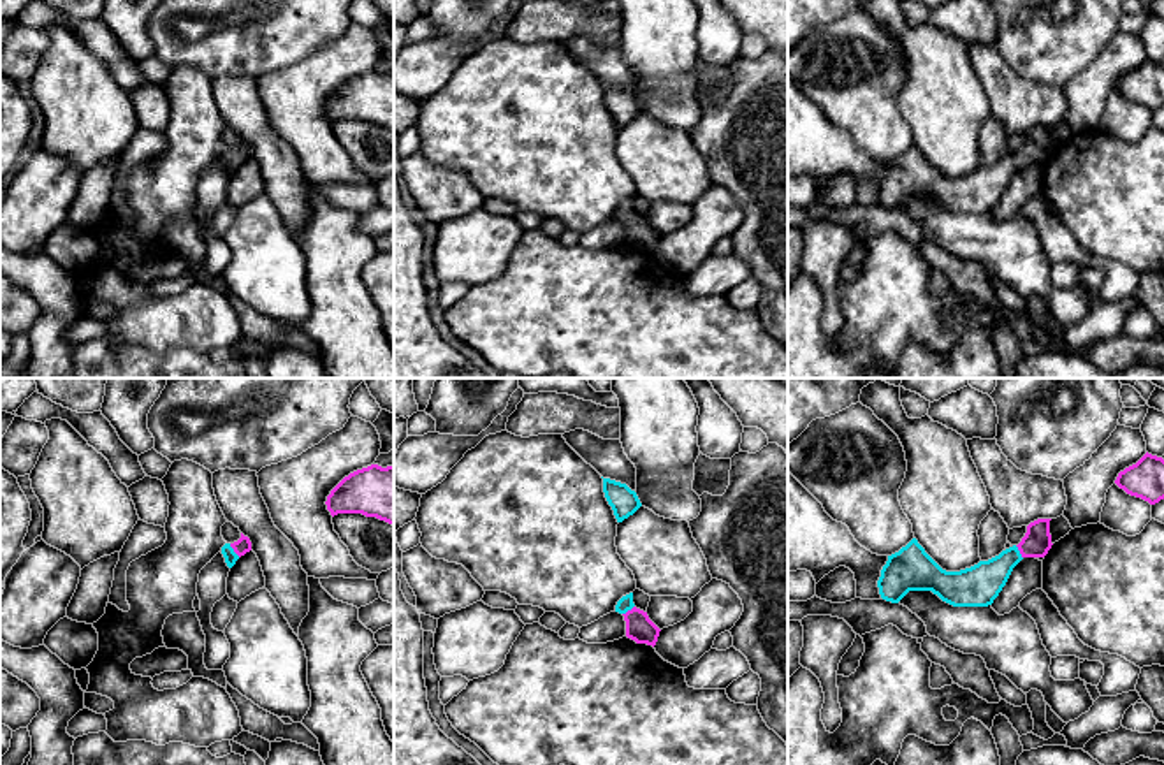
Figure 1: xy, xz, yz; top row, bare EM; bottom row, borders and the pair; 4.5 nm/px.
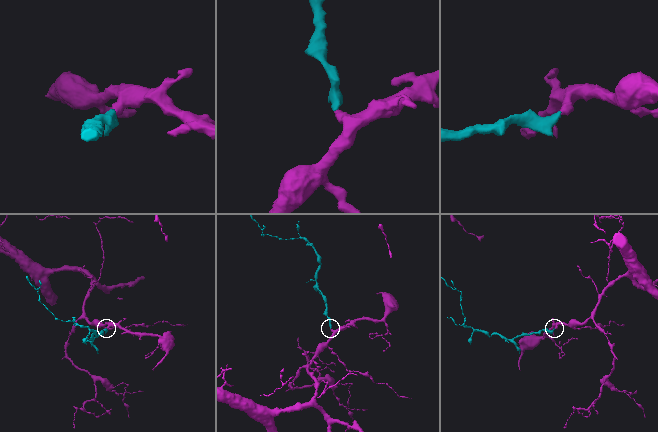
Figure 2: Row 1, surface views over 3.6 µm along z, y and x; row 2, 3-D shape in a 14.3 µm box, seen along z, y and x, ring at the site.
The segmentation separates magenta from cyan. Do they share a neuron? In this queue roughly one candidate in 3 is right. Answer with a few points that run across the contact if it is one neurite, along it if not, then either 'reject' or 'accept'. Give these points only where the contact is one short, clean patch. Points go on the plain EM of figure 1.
xy (243, 152), (234, 157), (227, 157) | accept

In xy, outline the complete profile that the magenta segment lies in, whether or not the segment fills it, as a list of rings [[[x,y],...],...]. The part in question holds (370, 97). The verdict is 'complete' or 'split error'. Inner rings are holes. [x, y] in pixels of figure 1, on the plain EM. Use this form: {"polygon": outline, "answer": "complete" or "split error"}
{"polygon": [[[371,70],[345,83],[327,102],[327,116],[362,120],[394,132],[394,72]]], "answer": "complete"}

